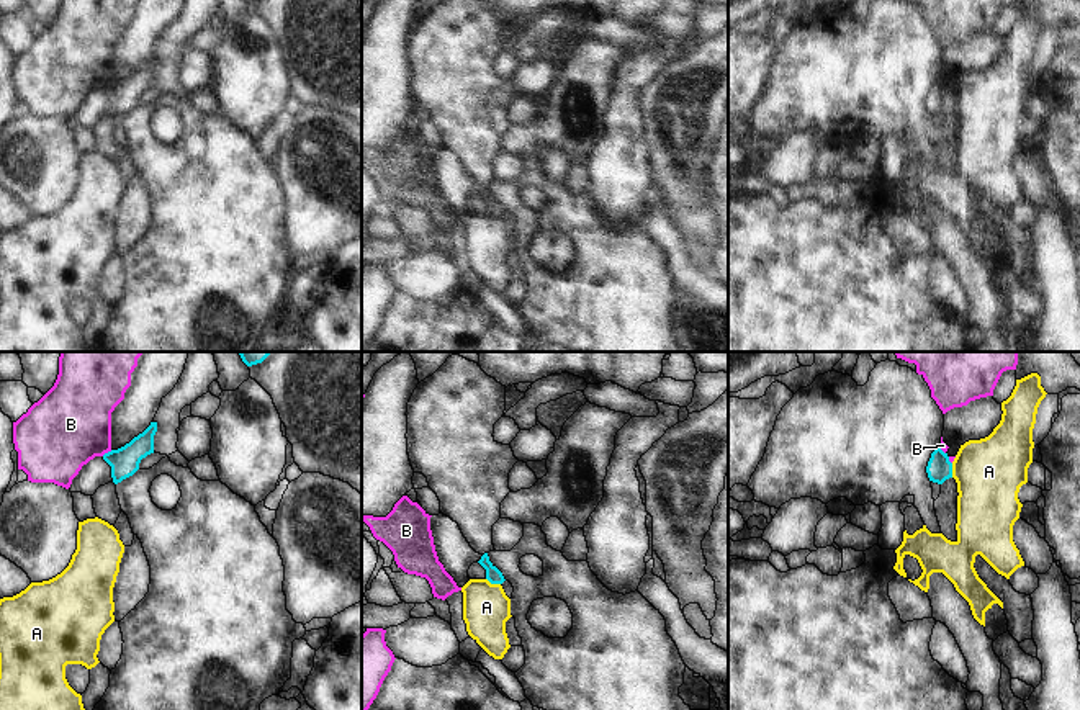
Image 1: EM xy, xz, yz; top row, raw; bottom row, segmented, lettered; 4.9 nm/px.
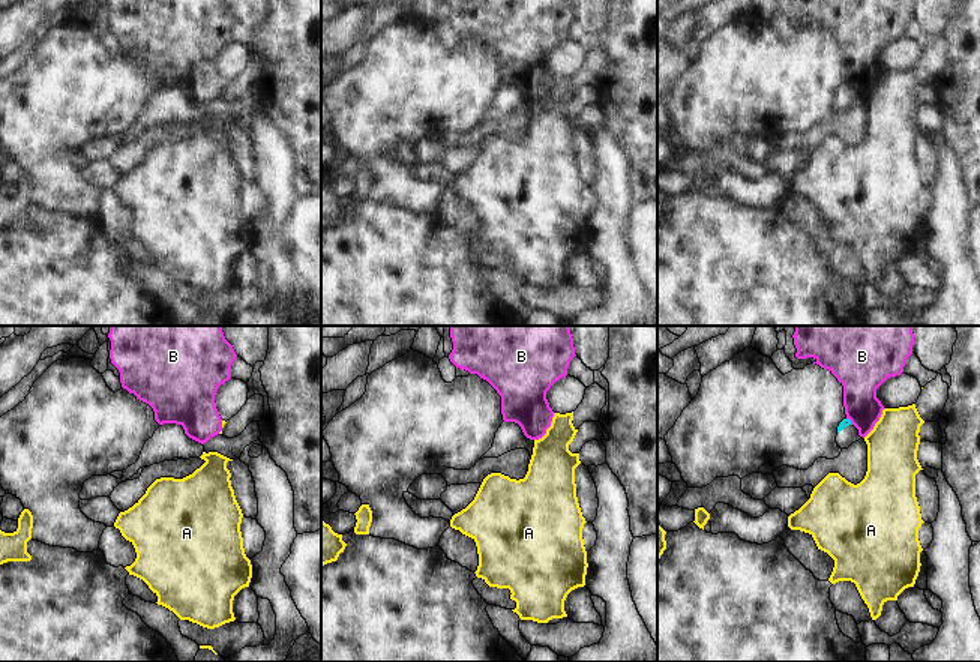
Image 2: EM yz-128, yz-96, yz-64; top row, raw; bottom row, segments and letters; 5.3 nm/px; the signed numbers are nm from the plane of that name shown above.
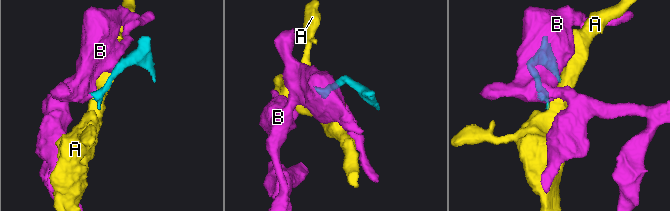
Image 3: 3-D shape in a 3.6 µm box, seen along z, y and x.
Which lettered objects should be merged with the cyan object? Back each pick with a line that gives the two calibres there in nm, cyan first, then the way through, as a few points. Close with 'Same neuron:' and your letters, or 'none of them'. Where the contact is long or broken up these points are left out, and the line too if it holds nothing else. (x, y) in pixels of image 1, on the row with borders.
Same neuron: none of them

